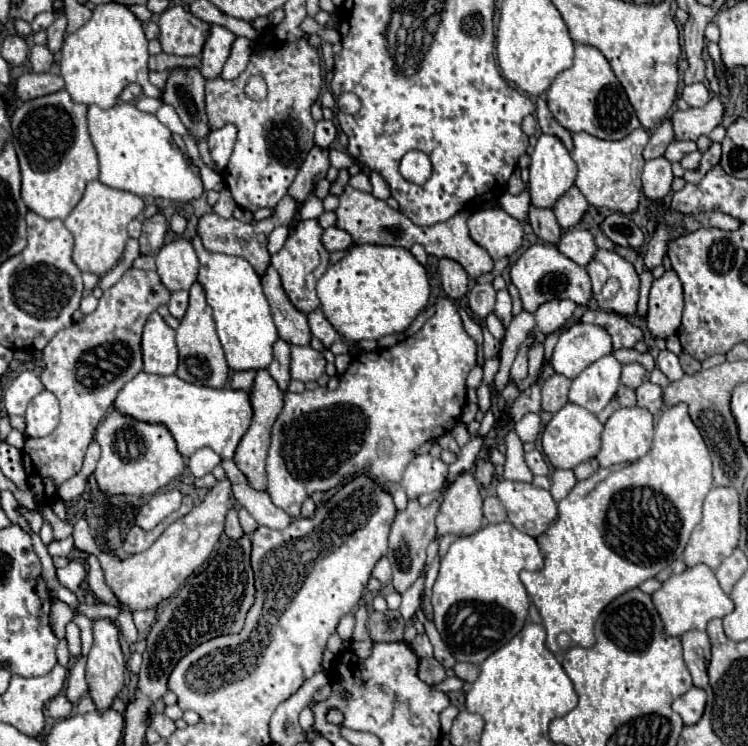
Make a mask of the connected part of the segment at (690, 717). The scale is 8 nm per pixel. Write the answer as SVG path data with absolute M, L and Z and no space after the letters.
M691 688L687 694L673 702L673 710L683 718L685 724L695 724L705 708L705 692L701 688Z

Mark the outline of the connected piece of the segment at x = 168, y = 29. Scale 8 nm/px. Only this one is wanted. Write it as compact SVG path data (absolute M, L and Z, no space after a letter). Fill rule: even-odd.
M179 4L167 8L157 24L161 28L159 42L163 52L175 56L197 56L203 52L207 32L211 30L211 24L199 20Z

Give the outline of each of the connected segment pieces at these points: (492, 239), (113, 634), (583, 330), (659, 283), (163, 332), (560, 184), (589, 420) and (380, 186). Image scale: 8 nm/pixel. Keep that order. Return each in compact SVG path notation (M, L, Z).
M477 210L467 220L473 242L489 252L493 260L513 256L523 242L523 226L505 210Z
M95 620L93 636L95 636L95 644L87 660L87 684L89 684L89 696L93 698L97 712L105 712L107 708L111 708L113 700L121 694L125 686L125 660L119 646L119 630L113 624L113 620Z
M573 324L559 336L553 350L551 366L557 374L577 378L589 364L605 354L611 354L611 336L595 324Z
M665 260L663 266L665 266L663 278L655 280L649 292L647 328L653 338L667 340L677 332L681 324L683 288L677 274L671 270L669 260Z
M153 312L143 328L141 338L143 352L143 370L147 374L175 374L177 372L177 346L175 346L175 330L163 320L159 312Z
M541 134L531 156L531 206L553 208L555 200L575 184L577 166L557 136Z
M565 404L557 414L553 414L553 418L549 420L549 424L545 426L545 430L541 434L543 452L547 454L549 462L555 468L571 470L577 464L597 456L597 452L601 450L601 440L599 440L601 432L603 432L603 424L597 420L595 414L587 412L585 408L581 408L577 404Z
M371 172L371 184L373 184L373 196L375 198L379 198L379 200L387 200L389 198L389 186L387 186L387 182L377 174L377 172Z

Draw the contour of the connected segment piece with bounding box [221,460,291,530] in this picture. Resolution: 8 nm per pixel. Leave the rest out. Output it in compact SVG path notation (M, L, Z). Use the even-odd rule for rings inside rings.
M223 460L221 462L223 470L227 472L227 478L231 482L233 488L233 496L235 500L245 506L249 510L249 514L257 520L259 526L267 526L267 528L287 528L291 522L291 516L287 516L281 508L277 508L271 498L267 496L267 492L255 492L251 490L247 484L247 478L243 476L243 472L235 466L233 460Z

